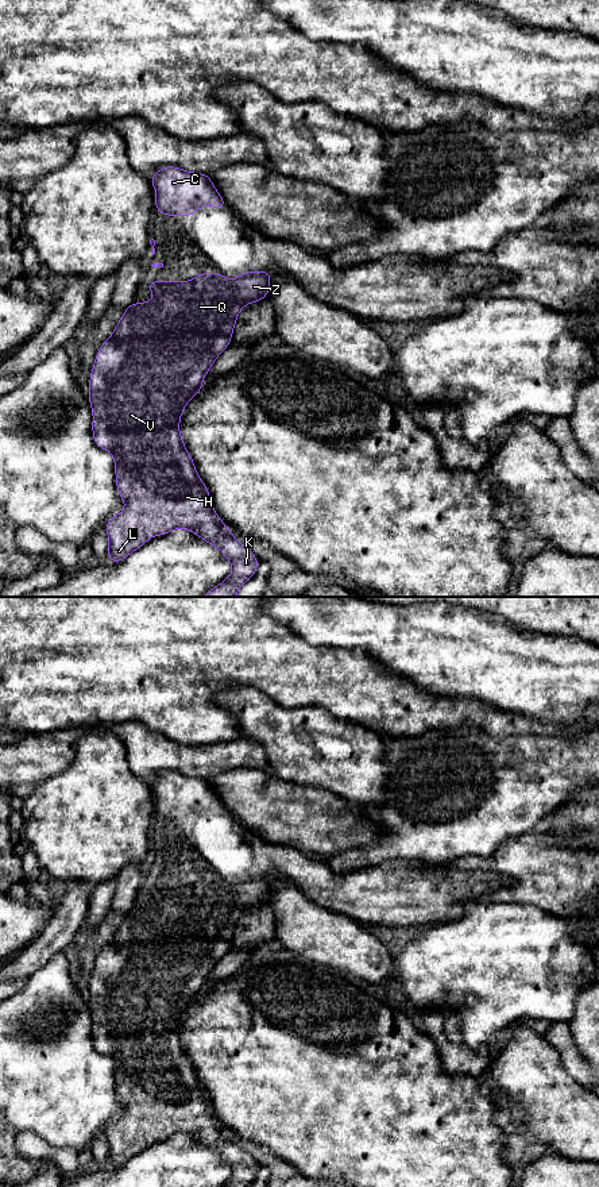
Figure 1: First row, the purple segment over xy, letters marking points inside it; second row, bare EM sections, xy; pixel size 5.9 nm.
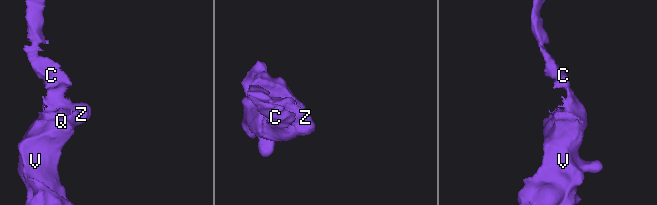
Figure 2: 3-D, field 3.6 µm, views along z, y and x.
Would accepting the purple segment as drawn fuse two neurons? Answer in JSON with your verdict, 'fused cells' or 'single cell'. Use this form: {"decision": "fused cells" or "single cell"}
{"decision": "single cell"}

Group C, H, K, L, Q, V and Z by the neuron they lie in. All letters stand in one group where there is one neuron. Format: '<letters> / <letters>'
C H K L Q V Z

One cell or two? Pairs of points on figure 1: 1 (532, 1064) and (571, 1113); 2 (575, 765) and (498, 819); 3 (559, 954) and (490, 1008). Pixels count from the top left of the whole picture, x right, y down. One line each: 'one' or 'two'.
1: one
2: one
3: one

